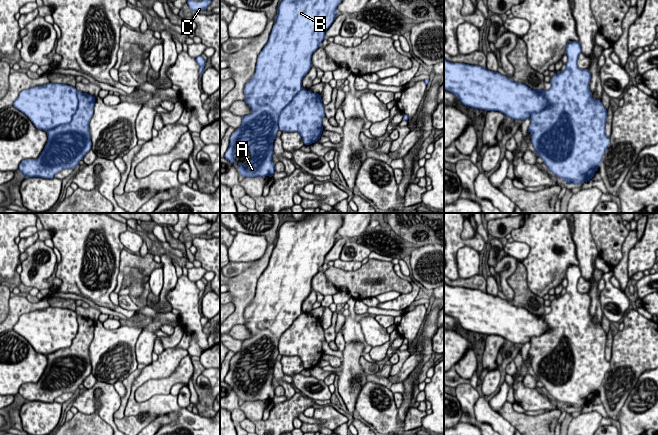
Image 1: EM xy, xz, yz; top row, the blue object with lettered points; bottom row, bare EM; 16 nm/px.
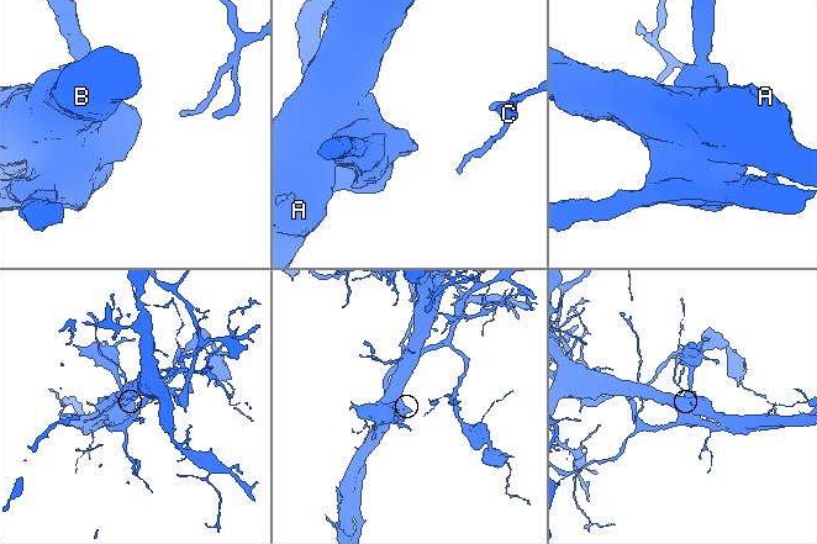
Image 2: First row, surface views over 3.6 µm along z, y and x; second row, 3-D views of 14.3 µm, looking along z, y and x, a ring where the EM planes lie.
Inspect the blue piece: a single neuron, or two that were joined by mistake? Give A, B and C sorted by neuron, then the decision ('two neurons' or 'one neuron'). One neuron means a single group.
A B / C | two neurons

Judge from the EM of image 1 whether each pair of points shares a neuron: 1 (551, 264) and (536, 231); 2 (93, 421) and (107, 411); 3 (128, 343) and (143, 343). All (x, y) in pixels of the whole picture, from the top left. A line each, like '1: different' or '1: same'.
1: same
2: different
3: different

